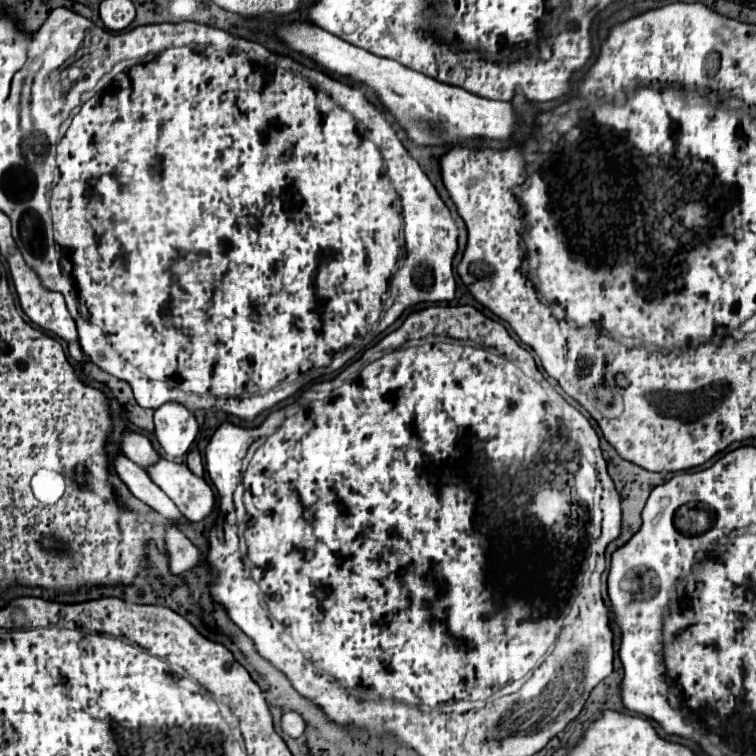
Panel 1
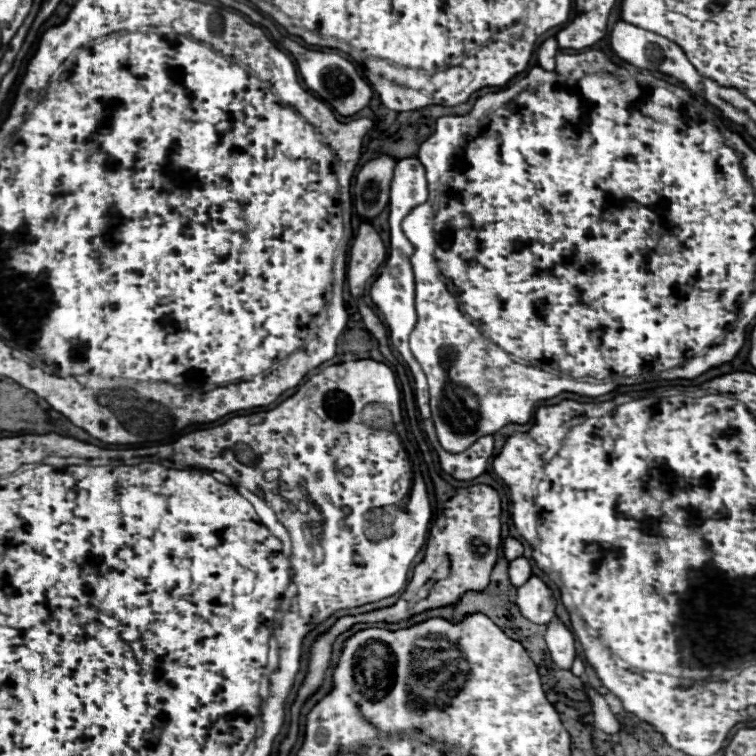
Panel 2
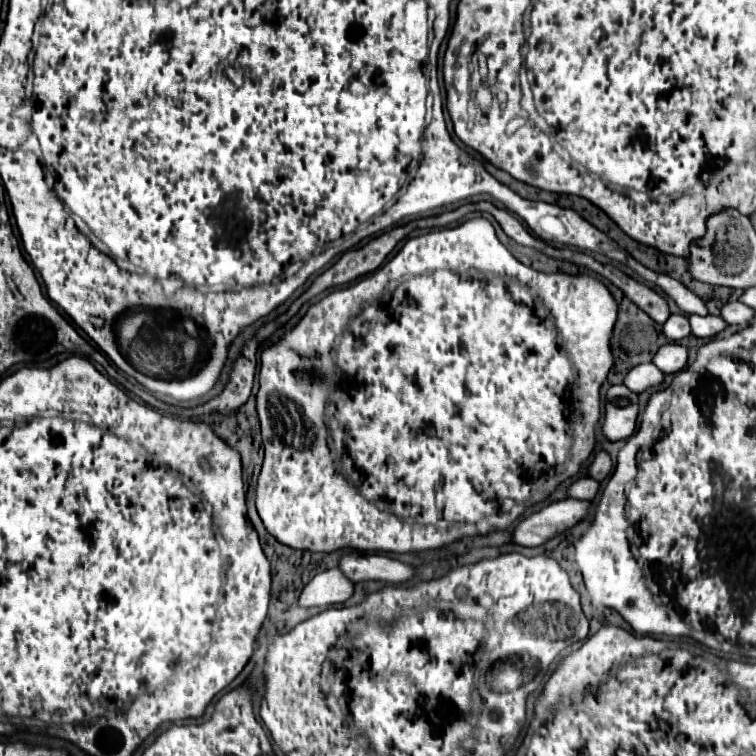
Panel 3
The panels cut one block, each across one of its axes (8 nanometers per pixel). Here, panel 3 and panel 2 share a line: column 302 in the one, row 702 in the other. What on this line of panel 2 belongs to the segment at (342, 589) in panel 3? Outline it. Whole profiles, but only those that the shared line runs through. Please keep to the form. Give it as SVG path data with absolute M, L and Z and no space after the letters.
M586 688L586 694L590 698L590 706L592 706L592 714L594 714L594 726L600 728L606 734L616 734L620 730L618 720L614 718L614 714L610 712L606 700L602 698L602 694L598 694L594 688Z

